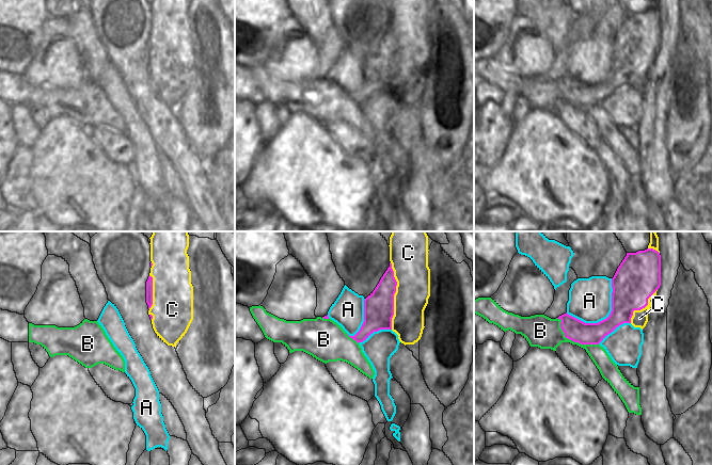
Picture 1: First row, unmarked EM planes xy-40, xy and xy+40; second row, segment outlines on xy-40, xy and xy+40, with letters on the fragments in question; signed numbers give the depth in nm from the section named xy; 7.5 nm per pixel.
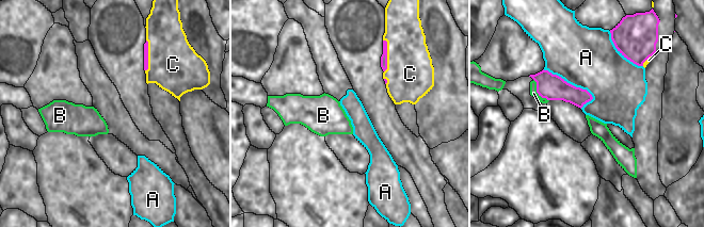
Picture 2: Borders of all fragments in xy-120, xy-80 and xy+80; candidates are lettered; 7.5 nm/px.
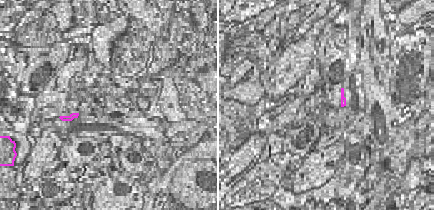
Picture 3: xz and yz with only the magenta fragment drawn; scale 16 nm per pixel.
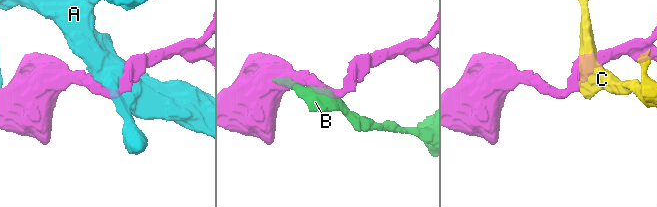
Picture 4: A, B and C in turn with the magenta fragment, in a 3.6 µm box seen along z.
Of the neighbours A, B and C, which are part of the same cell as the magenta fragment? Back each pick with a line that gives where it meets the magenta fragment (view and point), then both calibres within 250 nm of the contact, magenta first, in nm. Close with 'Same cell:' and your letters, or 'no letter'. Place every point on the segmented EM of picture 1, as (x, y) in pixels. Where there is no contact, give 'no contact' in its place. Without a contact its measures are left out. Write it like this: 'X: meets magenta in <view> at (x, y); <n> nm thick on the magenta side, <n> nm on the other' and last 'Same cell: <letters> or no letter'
Same cell: no letter

